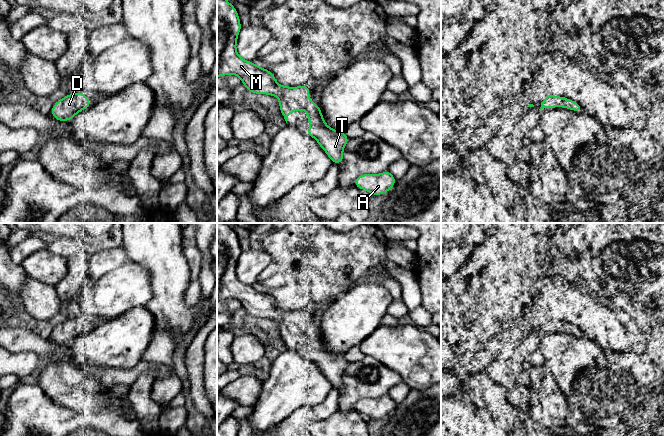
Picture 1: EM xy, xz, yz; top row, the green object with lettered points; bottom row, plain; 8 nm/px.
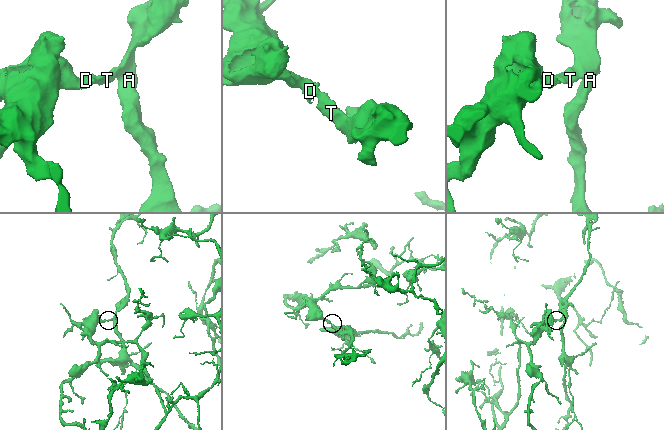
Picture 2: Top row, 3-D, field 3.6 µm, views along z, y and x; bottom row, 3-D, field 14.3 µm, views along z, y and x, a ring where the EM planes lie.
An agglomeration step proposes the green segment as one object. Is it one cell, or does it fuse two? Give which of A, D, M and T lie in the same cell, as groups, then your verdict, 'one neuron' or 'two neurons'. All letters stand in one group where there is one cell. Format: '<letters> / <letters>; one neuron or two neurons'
A D M T; one neuron

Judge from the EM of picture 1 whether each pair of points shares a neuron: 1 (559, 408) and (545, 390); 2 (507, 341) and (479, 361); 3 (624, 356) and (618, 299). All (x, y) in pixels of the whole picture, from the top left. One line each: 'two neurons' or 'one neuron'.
1: one neuron
2: one neuron
3: two neurons

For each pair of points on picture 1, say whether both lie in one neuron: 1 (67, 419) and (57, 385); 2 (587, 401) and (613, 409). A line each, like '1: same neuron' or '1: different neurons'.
1: different neurons
2: same neuron

